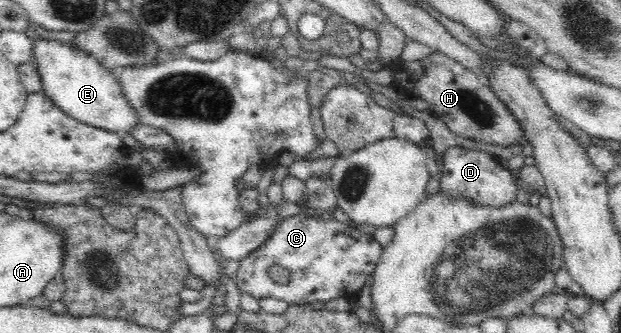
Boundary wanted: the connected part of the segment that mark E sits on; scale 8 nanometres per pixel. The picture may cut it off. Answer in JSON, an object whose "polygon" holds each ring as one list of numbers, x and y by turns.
{"polygon":[[37,40,33,43,34,64,42,78,44,93,74,120,93,128,101,128,118,136,131,134,141,122,124,95,121,83,111,70,71,43]]}

